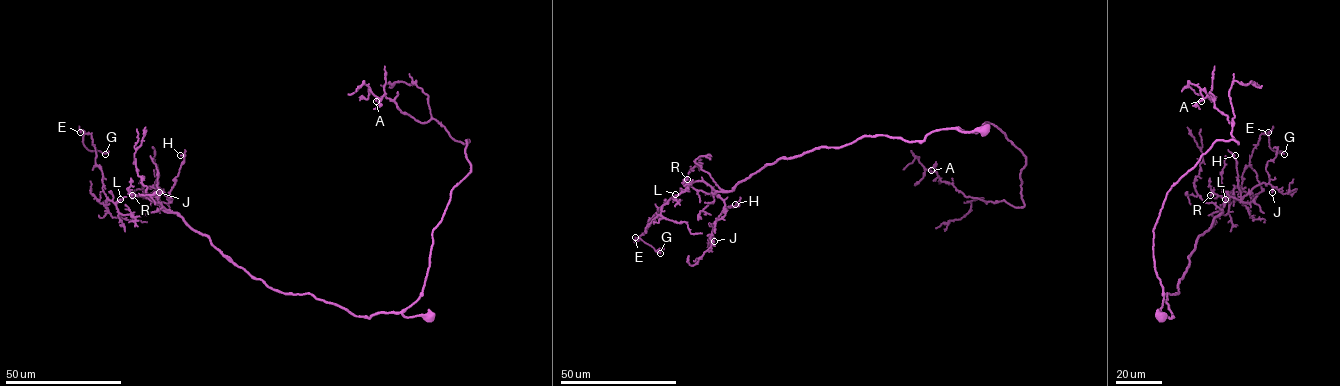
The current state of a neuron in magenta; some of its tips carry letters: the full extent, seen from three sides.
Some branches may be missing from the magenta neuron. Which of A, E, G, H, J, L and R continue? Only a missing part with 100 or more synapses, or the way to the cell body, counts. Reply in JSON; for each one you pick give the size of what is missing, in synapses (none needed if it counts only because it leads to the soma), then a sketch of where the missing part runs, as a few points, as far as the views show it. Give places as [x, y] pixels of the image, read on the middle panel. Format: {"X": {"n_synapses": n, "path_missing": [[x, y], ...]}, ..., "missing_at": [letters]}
{"missing_at": []}

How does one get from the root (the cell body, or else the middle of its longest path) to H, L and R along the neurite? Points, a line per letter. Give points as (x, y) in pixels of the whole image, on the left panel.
H: (431, 316), (357, 316), (311, 294), (268, 287), (177, 212), (161, 208), (158, 194), (169, 198), (180, 155)
L: (431, 316), (357, 316), (311, 294), (274, 290), (177, 212), (122, 215), (120, 199)
R: (431, 316), (357, 316), (311, 294), (274, 290), (230, 261), (177, 212), (165, 212), (156, 197), (132, 195)

